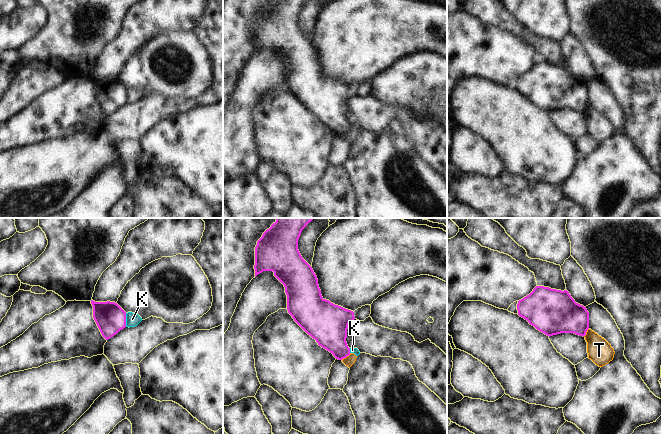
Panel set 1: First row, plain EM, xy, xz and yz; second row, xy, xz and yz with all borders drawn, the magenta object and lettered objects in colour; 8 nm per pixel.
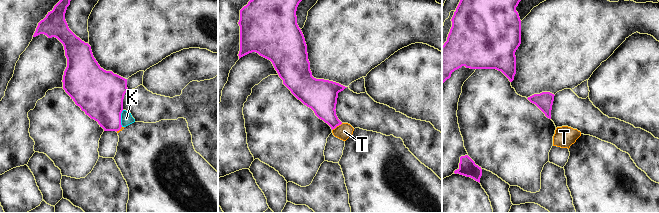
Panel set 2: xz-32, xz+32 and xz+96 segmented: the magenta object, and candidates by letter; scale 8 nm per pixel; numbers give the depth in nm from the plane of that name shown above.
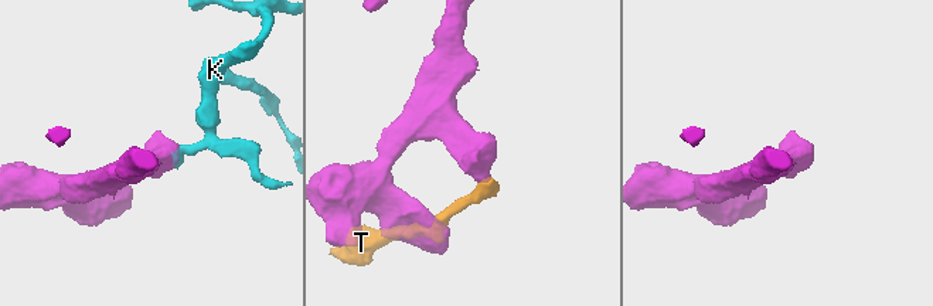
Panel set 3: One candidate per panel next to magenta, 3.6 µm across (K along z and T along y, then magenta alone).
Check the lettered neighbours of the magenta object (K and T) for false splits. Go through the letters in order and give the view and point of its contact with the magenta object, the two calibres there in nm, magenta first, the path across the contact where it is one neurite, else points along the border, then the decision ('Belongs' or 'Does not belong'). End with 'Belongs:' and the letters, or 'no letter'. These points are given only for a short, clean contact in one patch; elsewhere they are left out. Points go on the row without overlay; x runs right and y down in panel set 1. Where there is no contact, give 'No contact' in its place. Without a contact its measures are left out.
K: Touches magenta at xy (125, 96). Thickness 240 nm (magenta) against 110 nm. Boundary: xy (125, 89), (126, 102). Does not belong
T: Touches magenta at xz (345, 133). Thickness 280 nm (magenta) against 80 nm. Boundary: xz (350, 129), (341, 135). Does not belong
Belongs: no letter

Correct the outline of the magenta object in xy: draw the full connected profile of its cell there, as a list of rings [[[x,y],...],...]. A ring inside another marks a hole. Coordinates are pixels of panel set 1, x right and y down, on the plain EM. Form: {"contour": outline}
{"contour": [[[91,76],[93,82],[93,94],[102,110],[108,116],[126,103],[126,88],[115,78],[95,78]]]}

